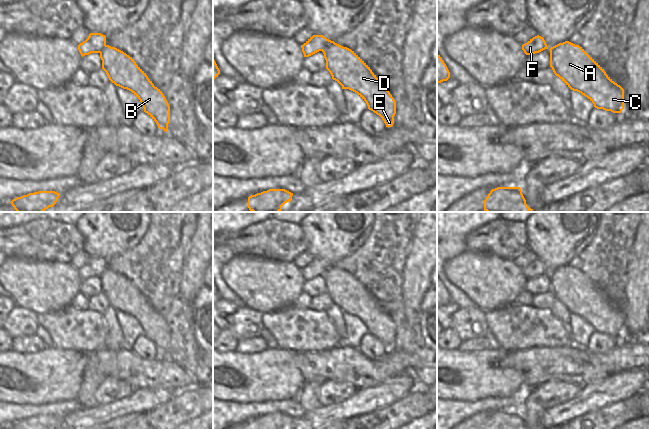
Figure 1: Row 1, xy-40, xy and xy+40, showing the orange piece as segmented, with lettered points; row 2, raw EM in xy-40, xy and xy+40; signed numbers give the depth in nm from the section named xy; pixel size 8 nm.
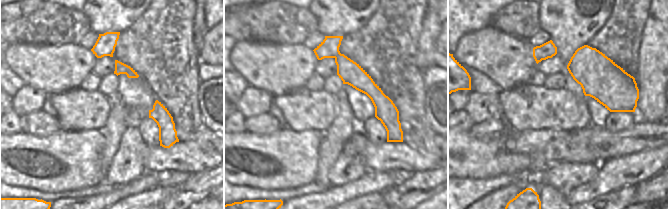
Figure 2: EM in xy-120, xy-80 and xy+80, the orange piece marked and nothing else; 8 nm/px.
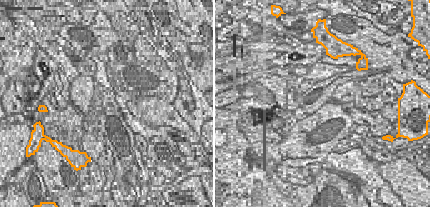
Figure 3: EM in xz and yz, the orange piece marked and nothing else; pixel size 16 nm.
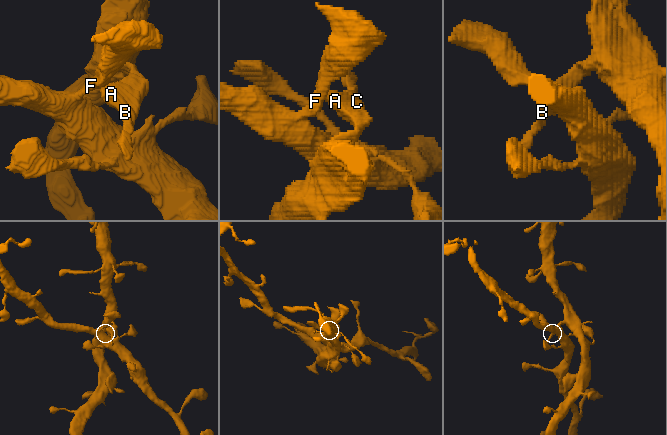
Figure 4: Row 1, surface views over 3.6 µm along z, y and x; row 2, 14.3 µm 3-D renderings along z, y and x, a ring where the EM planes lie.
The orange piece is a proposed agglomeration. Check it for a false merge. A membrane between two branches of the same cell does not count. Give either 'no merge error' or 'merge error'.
merge error

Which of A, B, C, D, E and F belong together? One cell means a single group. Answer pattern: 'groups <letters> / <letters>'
groups A B C D E / F

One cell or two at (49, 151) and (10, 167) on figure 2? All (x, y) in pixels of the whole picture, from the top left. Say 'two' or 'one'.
one

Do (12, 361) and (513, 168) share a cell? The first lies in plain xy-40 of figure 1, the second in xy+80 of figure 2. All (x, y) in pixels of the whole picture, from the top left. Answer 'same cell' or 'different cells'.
same cell

